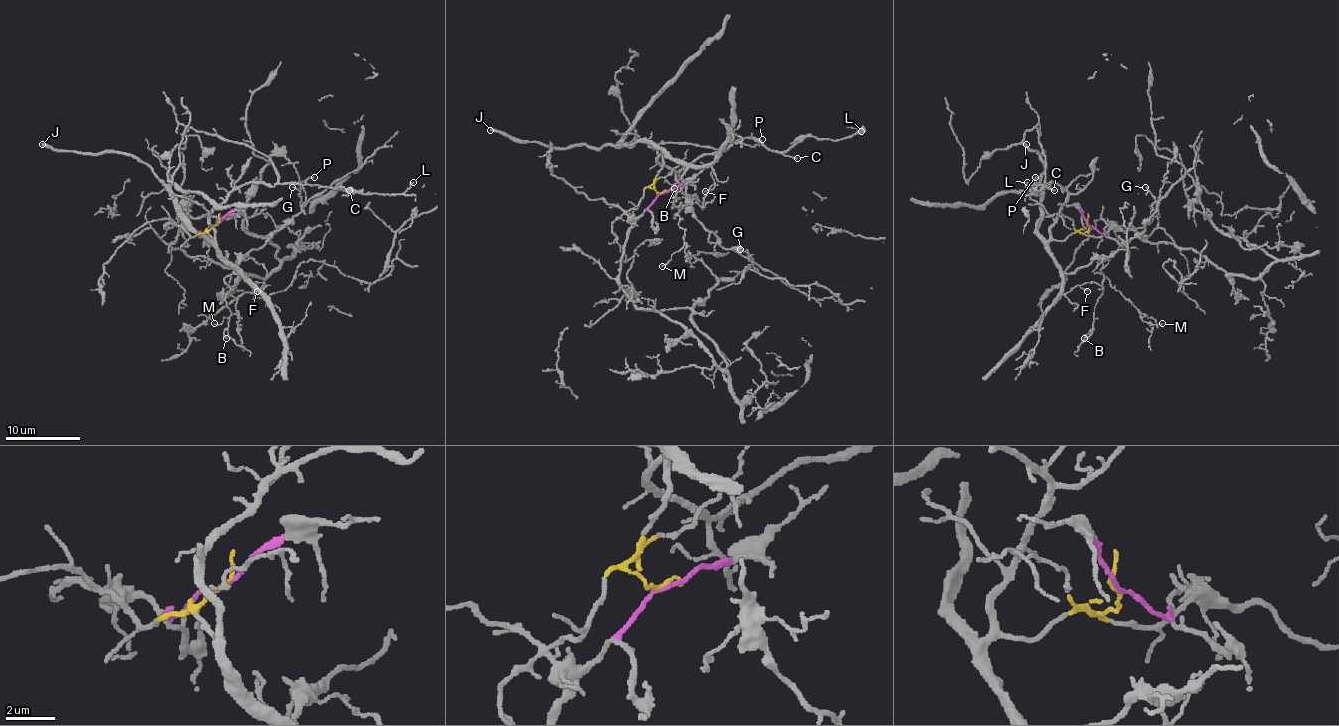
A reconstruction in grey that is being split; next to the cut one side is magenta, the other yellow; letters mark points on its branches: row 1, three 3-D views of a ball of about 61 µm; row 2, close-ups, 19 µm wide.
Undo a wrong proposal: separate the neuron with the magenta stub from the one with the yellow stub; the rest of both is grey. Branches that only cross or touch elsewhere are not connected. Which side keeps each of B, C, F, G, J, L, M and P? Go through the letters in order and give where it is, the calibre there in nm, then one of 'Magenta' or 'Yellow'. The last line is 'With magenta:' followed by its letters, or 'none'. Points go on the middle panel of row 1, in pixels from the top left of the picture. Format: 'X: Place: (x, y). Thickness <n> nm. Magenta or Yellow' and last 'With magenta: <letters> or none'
B: Place: (674, 188). Thickness 130 nm. Yellow
C: Place: (797, 158). Thickness 150 nm. Yellow
F: Place: (705, 191). Thickness 130 nm. Yellow
G: Place: (740, 249). Thickness 110 nm. Yellow
J: Place: (490, 130). Thickness 280 nm. Yellow
L: Place: (861, 131). Thickness 160 nm. Yellow
M: Place: (662, 266). Thickness 100 nm. Yellow
P: Place: (762, 139). Thickness 100 nm. Yellow
With magenta: none

